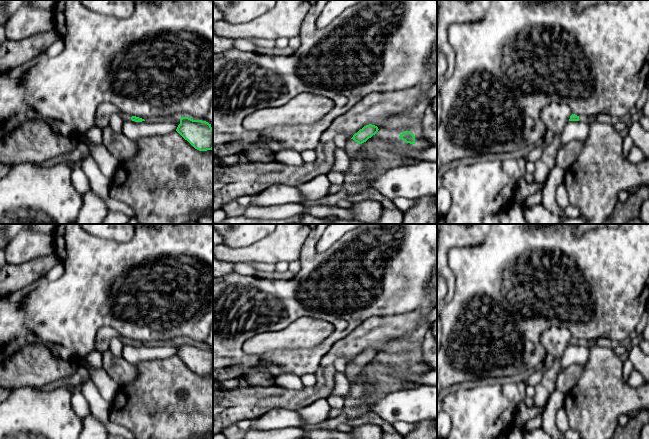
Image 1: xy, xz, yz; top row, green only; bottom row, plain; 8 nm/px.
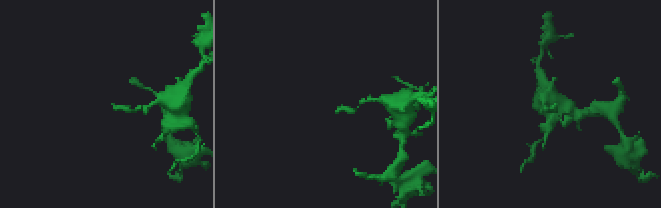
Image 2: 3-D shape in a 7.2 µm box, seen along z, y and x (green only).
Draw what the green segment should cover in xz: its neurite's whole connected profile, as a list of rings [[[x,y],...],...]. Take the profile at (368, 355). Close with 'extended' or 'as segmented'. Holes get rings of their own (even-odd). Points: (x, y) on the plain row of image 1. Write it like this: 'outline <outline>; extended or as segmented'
outline [[[372,348],[364,350],[357,357],[353,359],[352,362],[347,364],[345,375],[349,380],[350,392],[349,394],[356,394],[358,381],[359,381],[359,371],[362,367],[366,366],[369,362],[378,356],[378,351]]]; extended

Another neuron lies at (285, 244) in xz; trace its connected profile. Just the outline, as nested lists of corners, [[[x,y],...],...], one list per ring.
[[[277,224],[273,233],[249,246],[214,246],[213,256],[233,263],[290,263],[300,258],[302,246],[310,231],[308,224]]]

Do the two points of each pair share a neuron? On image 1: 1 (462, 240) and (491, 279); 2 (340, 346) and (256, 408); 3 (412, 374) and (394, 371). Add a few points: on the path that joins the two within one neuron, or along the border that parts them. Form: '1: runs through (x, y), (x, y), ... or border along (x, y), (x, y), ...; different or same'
1: border along (487, 235), (477, 245), (452, 247), (447, 260); different
2: runs through (326, 372), (325, 380), (310, 395), (282, 398); same
3: runs through (408, 373), (398, 371); same

